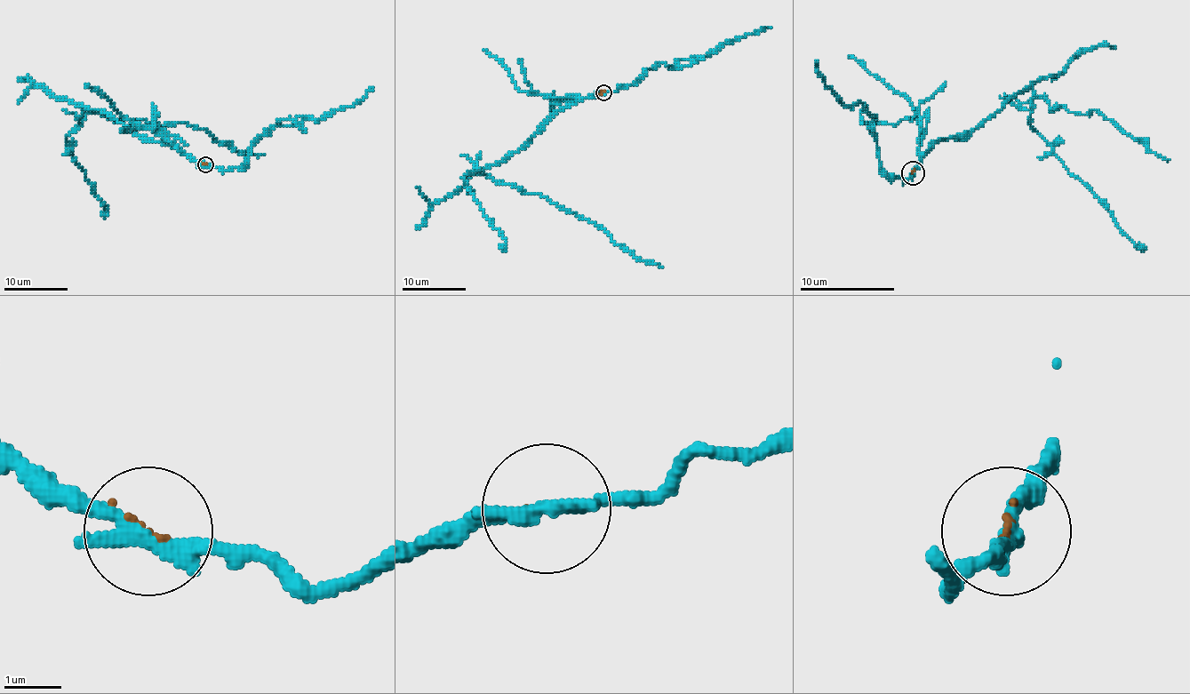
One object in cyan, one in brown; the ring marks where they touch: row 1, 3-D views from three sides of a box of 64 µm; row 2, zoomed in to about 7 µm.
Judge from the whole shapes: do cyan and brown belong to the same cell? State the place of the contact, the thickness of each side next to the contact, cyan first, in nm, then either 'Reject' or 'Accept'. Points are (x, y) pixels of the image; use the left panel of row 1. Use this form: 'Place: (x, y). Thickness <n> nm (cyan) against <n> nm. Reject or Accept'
Place: (205, 164). Thickness 280 nm (cyan) against 80 nm. Reject

